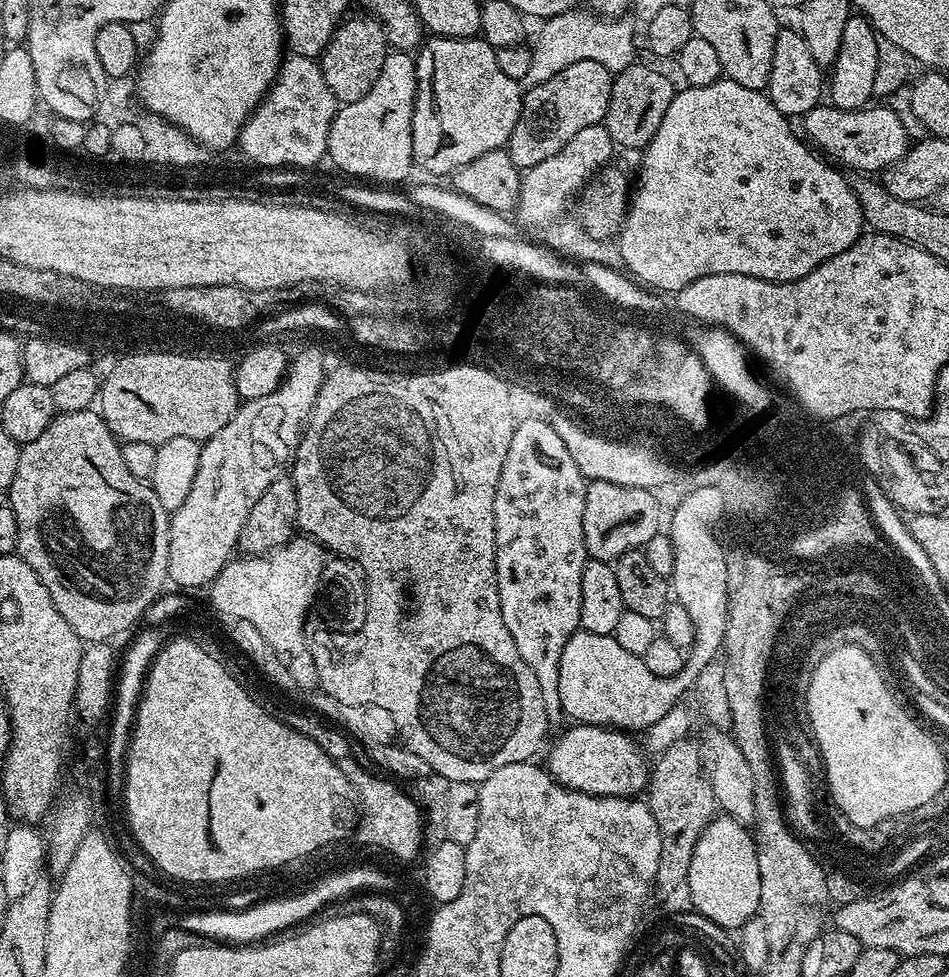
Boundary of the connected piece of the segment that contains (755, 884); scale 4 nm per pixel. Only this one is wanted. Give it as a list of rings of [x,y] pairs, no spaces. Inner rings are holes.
[[[717,815],[702,830],[694,846],[694,856],[690,858],[690,870],[686,893],[692,899],[691,906],[710,923],[727,930],[738,930],[760,910],[760,875],[758,874],[758,854],[753,833],[745,825],[738,823],[733,816]]]

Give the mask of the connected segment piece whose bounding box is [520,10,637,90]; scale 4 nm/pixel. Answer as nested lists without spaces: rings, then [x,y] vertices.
[[[573,10],[543,21],[536,45],[531,45],[532,61],[526,74],[520,80],[521,89],[527,90],[554,78],[558,70],[574,66],[574,62],[598,62],[613,74],[629,68],[637,59],[636,40],[632,28],[624,18],[605,18],[591,10]]]

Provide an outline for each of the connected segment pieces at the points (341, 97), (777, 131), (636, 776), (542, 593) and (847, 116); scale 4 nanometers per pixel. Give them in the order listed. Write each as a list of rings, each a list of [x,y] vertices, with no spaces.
[[[360,15],[364,16],[350,16],[342,20],[320,55],[319,65],[323,70],[323,78],[336,100],[343,105],[358,101],[370,90],[388,53],[381,24],[371,15]]]
[[[727,78],[718,79],[710,86],[681,87],[666,110],[666,118],[662,118],[662,126],[658,126],[658,134],[654,134],[652,139],[656,152],[648,150],[643,153],[645,156],[644,161],[640,164],[640,181],[637,184],[635,181],[634,191],[631,193],[628,205],[628,214],[624,217],[624,227],[618,233],[623,267],[641,285],[660,294],[665,294],[664,292],[675,294],[690,282],[710,274],[746,274],[750,278],[759,276],[776,278],[781,273],[791,273],[788,271],[798,267],[799,264],[804,264],[803,266],[808,268],[817,268],[822,266],[822,262],[834,258],[838,246],[840,248],[854,246],[854,242],[859,240],[865,231],[866,225],[862,206],[858,202],[854,190],[848,184],[847,175],[843,171],[840,173],[841,169],[829,163],[823,155],[813,151],[799,135],[796,137],[788,124],[791,124],[789,117],[783,116],[778,110],[778,106],[774,106],[774,102],[770,102],[767,91],[750,90],[750,86],[738,86],[738,82]]]
[[[573,723],[547,749],[548,772],[564,785],[591,796],[631,796],[643,793],[648,786],[649,761],[644,761],[646,752],[631,735],[614,728],[599,728],[593,724]]]
[[[532,416],[529,420],[521,419],[514,430],[514,438],[510,438],[510,450],[506,450],[506,462],[502,462],[502,475],[498,478],[498,494],[494,494],[494,542],[496,543],[496,573],[498,574],[498,598],[502,602],[502,622],[506,622],[506,630],[510,630],[510,638],[514,638],[514,646],[518,646],[518,654],[522,654],[522,662],[534,670],[534,678],[538,678],[538,690],[542,690],[542,702],[546,706],[549,718],[561,715],[560,695],[558,694],[558,670],[562,662],[562,650],[566,650],[566,642],[580,628],[580,611],[582,610],[582,570],[584,563],[590,558],[586,550],[586,542],[582,536],[582,512],[586,510],[586,483],[583,474],[574,466],[574,458],[570,458],[570,450],[566,450],[566,442],[558,438],[558,430],[547,419],[539,420]]]
[[[821,102],[816,105],[814,110],[810,110],[802,117],[802,124],[804,124],[805,132],[803,135],[825,157],[831,158],[833,161],[841,160],[841,162],[836,162],[841,165],[849,164],[847,166],[849,169],[865,174],[883,172],[886,166],[898,162],[898,158],[906,155],[910,147],[909,129],[900,121],[900,113],[892,106],[888,106],[888,108],[869,106],[842,110],[833,108],[831,103]]]

